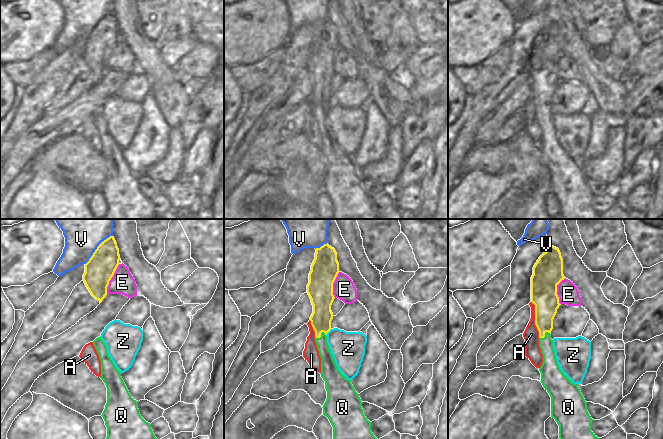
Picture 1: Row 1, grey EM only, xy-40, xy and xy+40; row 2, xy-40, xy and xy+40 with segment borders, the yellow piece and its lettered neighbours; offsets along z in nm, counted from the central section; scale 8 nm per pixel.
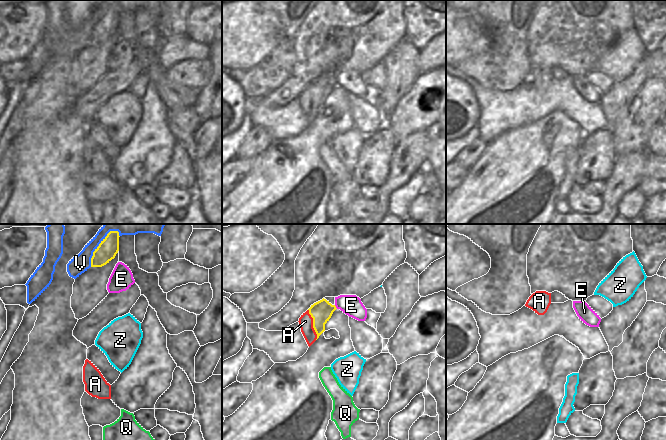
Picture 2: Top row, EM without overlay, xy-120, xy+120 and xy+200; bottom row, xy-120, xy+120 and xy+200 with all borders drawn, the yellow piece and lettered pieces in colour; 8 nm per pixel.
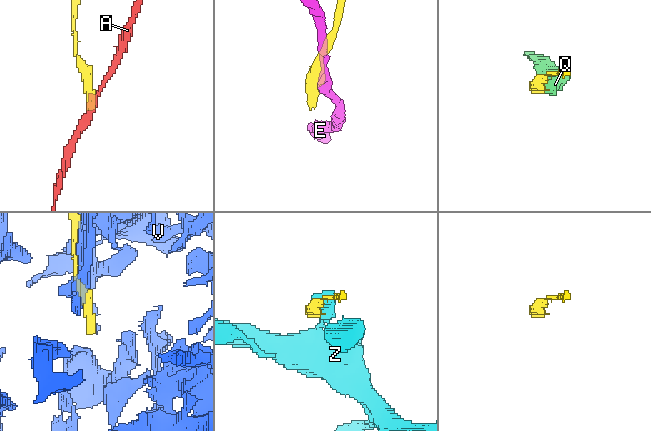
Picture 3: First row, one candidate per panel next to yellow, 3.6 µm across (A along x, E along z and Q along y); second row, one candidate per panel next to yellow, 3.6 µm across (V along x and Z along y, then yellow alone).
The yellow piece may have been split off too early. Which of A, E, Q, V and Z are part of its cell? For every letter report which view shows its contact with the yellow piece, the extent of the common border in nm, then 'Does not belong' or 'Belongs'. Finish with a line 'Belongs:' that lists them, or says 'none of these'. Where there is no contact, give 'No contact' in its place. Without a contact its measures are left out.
A: Touches yellow in xy+40. Shared border 300 nm. Does not belong
E: Touches yellow in xy-40. Shared border 260 nm. Does not belong
Q: Touches yellow in xy. Shared border 100 nm. Belongs
V: Touches yellow in xy-40. Shared border 320 nm. Does not belong
Z: Touches yellow in xy. Shared border 70 nm. Does not belong
Belongs: Q

